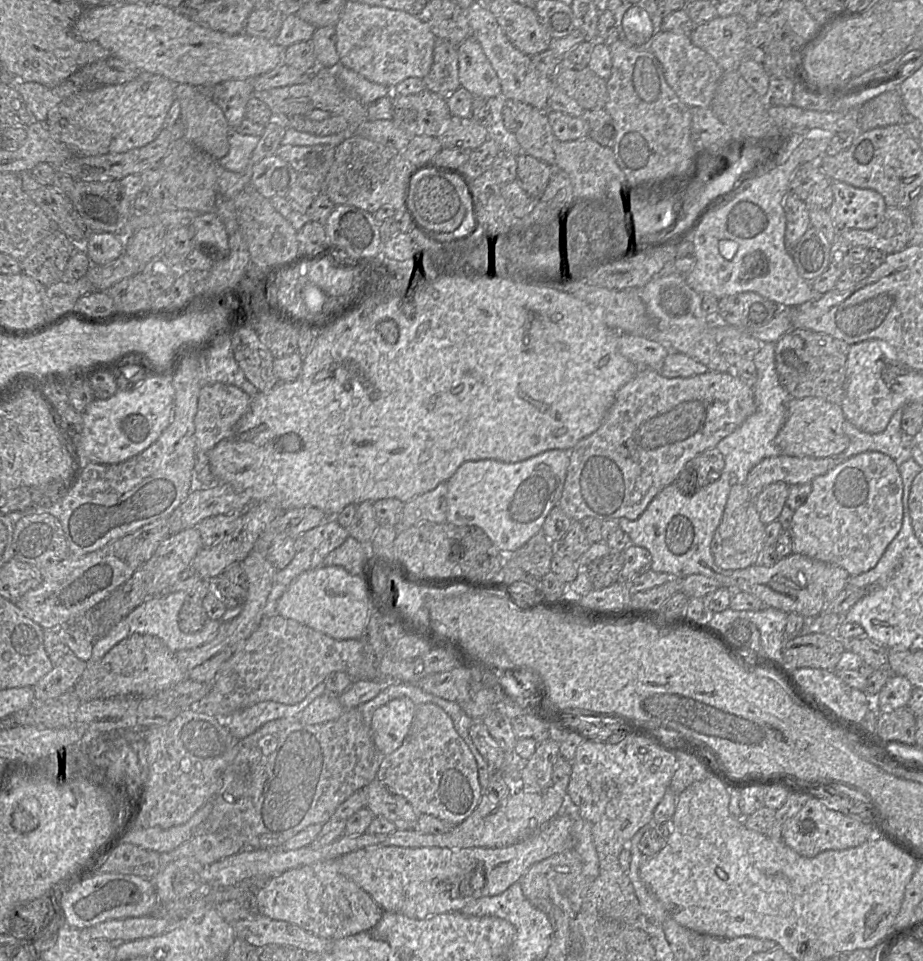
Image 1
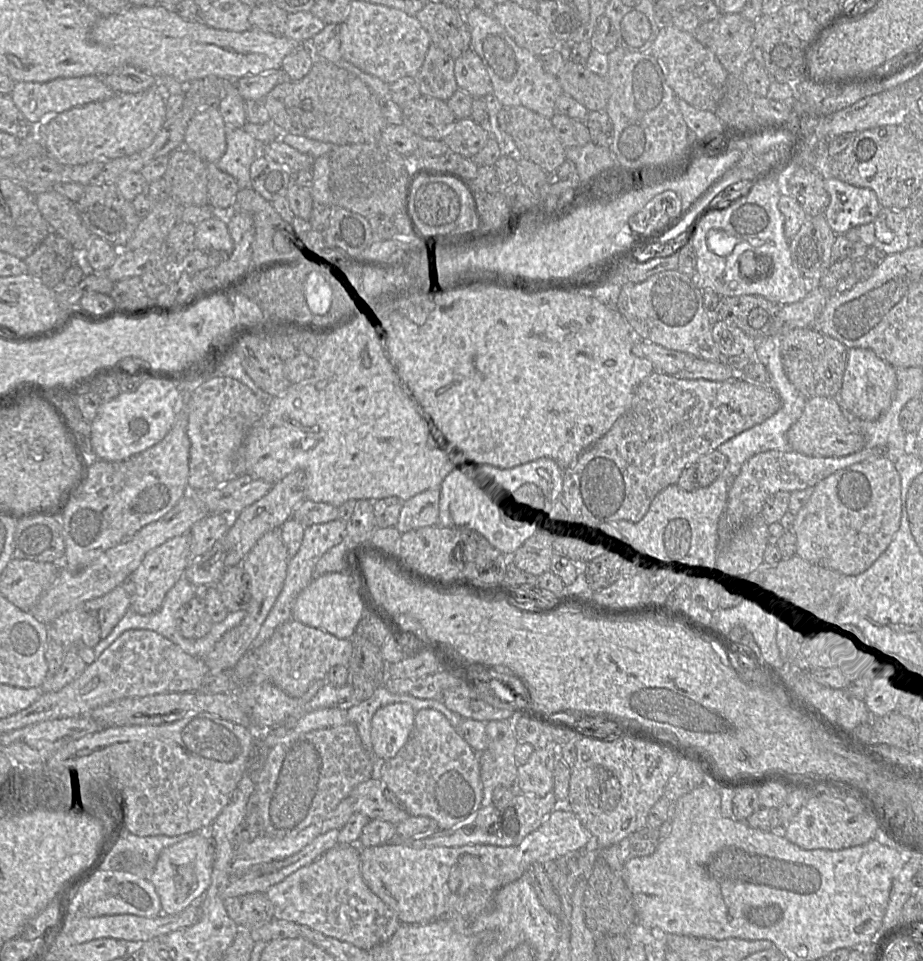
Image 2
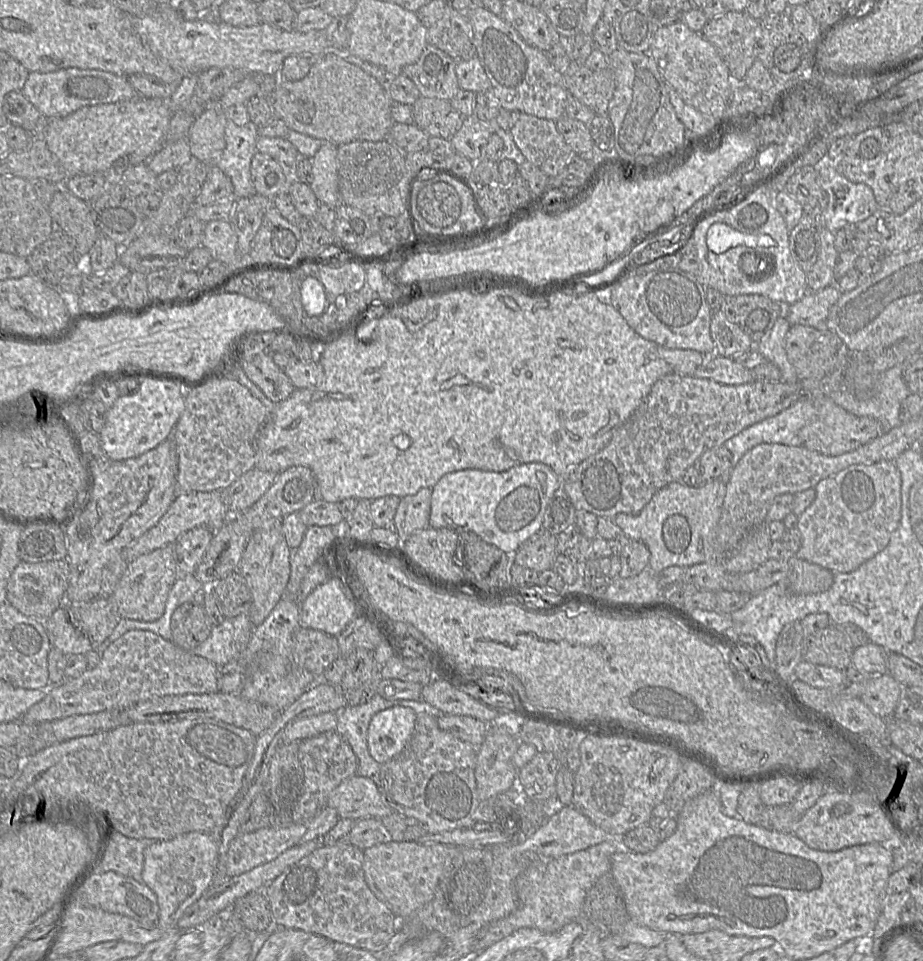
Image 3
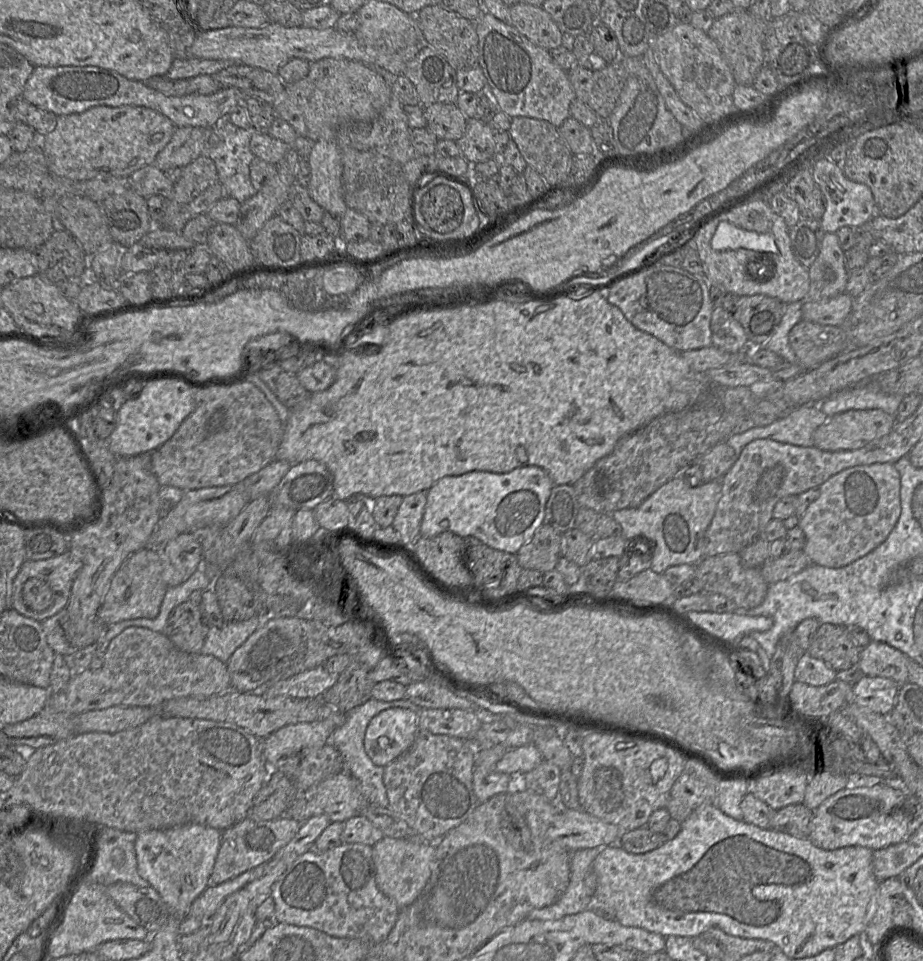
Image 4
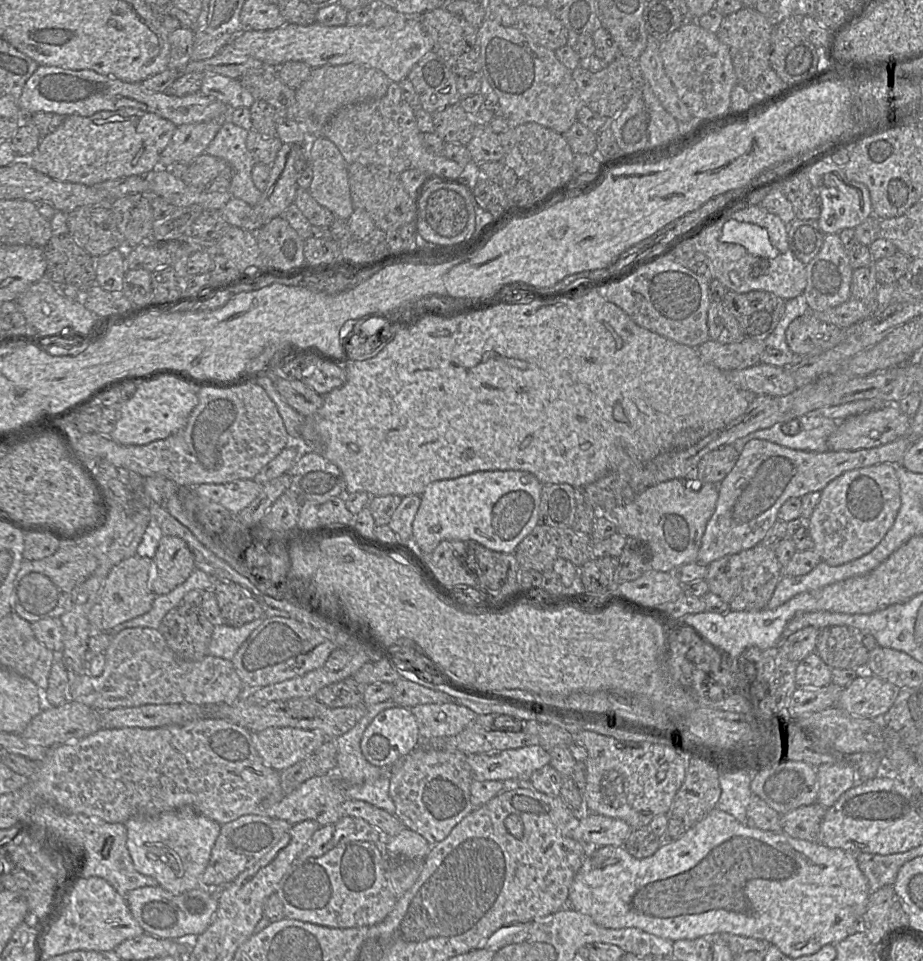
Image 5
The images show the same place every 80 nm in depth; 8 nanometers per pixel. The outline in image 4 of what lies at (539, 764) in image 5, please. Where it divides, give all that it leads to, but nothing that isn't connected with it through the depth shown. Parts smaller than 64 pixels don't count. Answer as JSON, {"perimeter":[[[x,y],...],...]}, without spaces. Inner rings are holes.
{"perimeter":[[[533,743],[517,748],[508,749],[504,756],[496,764],[495,770],[500,773],[514,774],[528,773],[537,767],[543,758]]]}

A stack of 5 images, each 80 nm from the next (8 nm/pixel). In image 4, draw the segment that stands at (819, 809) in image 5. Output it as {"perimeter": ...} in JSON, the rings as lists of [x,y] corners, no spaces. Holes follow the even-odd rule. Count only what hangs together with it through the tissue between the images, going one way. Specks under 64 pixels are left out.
{"perimeter":[[[803,804],[789,805],[774,813],[770,829],[796,838],[808,839],[812,816],[813,811]]]}

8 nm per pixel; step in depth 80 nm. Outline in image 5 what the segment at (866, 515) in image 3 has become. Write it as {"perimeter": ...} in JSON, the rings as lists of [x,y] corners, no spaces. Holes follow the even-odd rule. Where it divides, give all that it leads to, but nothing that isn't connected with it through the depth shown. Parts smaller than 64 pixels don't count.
{"perimeter":[[[881,463],[844,472],[821,490],[820,500],[806,525],[814,541],[814,550],[822,561],[837,566],[869,553],[892,527],[900,508],[900,488],[894,464]]]}

